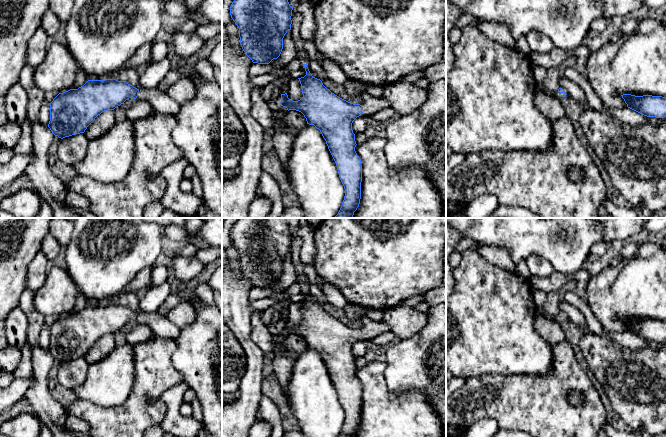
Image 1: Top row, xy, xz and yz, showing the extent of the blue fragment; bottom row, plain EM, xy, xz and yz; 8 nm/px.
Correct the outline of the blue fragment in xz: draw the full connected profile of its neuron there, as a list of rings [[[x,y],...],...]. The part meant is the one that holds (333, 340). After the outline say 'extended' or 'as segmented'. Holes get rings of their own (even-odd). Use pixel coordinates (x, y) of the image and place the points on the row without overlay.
[[[307,288],[306,299],[298,302],[303,321],[298,325],[281,318],[281,330],[301,336],[307,348],[320,354],[328,373],[336,387],[340,404],[345,413],[345,420],[338,437],[354,437],[360,428],[362,389],[355,375],[355,358],[353,345],[361,340],[371,340],[391,331],[382,321],[364,319],[360,328],[350,327],[327,313],[320,303],[312,300]]]; extended

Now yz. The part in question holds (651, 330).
[[[631,318],[621,319],[627,331],[647,341],[666,341],[666,321]]]; as segmented

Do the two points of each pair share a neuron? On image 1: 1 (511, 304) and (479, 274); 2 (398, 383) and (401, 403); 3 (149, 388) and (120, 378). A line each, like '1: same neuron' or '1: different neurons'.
1: same neuron
2: different neurons
3: different neurons

